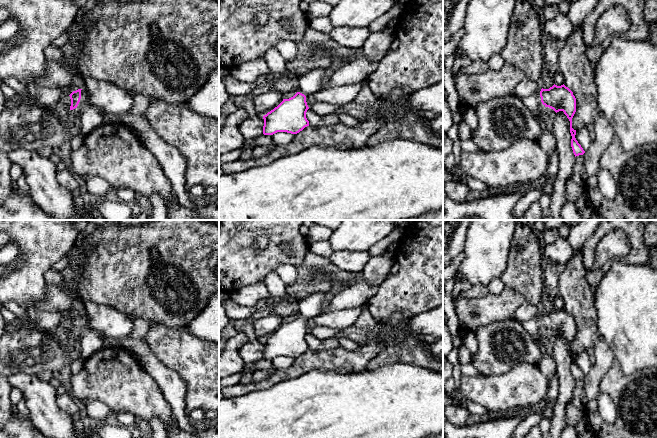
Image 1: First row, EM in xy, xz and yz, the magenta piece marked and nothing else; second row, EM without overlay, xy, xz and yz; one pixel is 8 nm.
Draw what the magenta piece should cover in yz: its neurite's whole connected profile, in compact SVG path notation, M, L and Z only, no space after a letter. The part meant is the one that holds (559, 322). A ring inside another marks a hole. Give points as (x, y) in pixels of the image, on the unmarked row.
M554 308L549 313L542 312L540 316L523 322L522 325L534 337L541 334L542 329L553 333L556 337L563 335L570 345L571 371L575 381L585 377L575 362L576 354L572 352L572 342L576 336L576 322L568 311L564 308L561 310Z

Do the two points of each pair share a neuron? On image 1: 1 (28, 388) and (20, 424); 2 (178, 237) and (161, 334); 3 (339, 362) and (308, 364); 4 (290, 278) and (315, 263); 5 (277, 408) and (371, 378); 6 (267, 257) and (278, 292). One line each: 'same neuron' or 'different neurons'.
1: different neurons
2: different neurons
3: same neuron
4: different neurons
5: same neuron
6: different neurons

